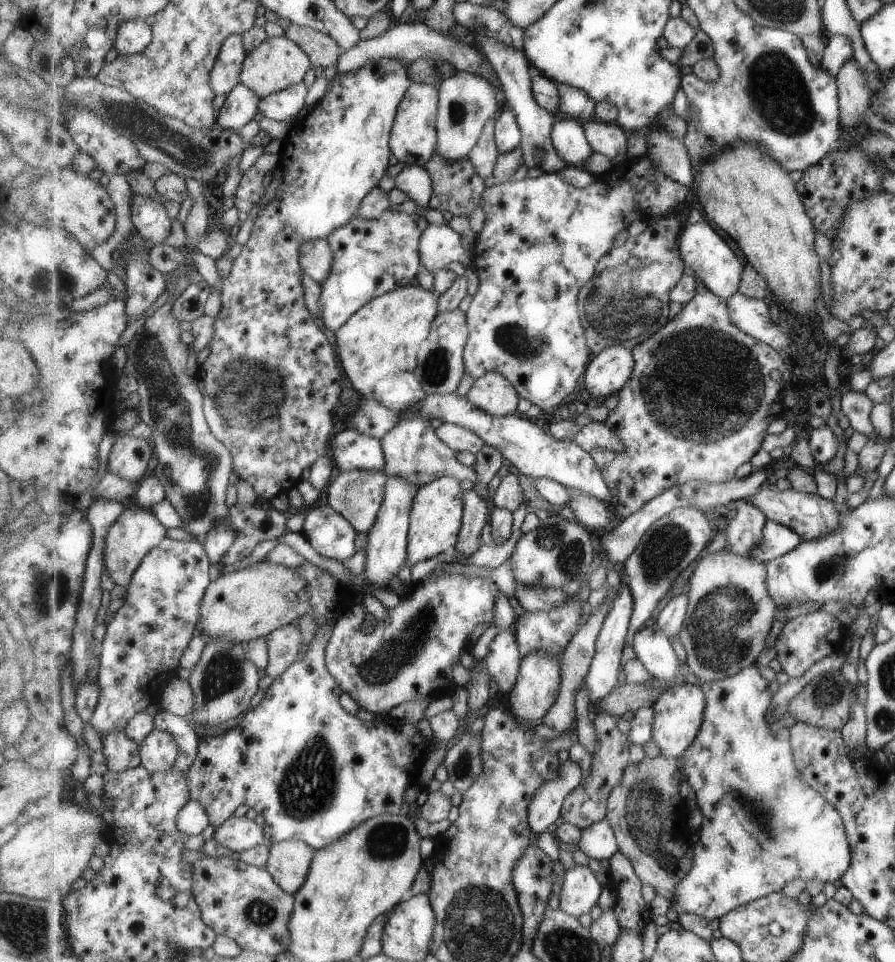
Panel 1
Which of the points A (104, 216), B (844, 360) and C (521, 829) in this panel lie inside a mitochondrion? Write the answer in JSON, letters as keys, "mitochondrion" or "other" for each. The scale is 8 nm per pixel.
{"A":"other","B":"other","C":"other"}

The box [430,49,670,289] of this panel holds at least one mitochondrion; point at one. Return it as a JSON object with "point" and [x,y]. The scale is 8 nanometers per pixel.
{"point":[459,112]}

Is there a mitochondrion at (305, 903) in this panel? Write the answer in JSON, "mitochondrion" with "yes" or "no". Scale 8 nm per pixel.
{"mitochondrion":"no"}

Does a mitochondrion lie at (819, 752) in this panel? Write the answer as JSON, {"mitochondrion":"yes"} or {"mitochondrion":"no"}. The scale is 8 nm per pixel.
{"mitochondrion":"no"}

